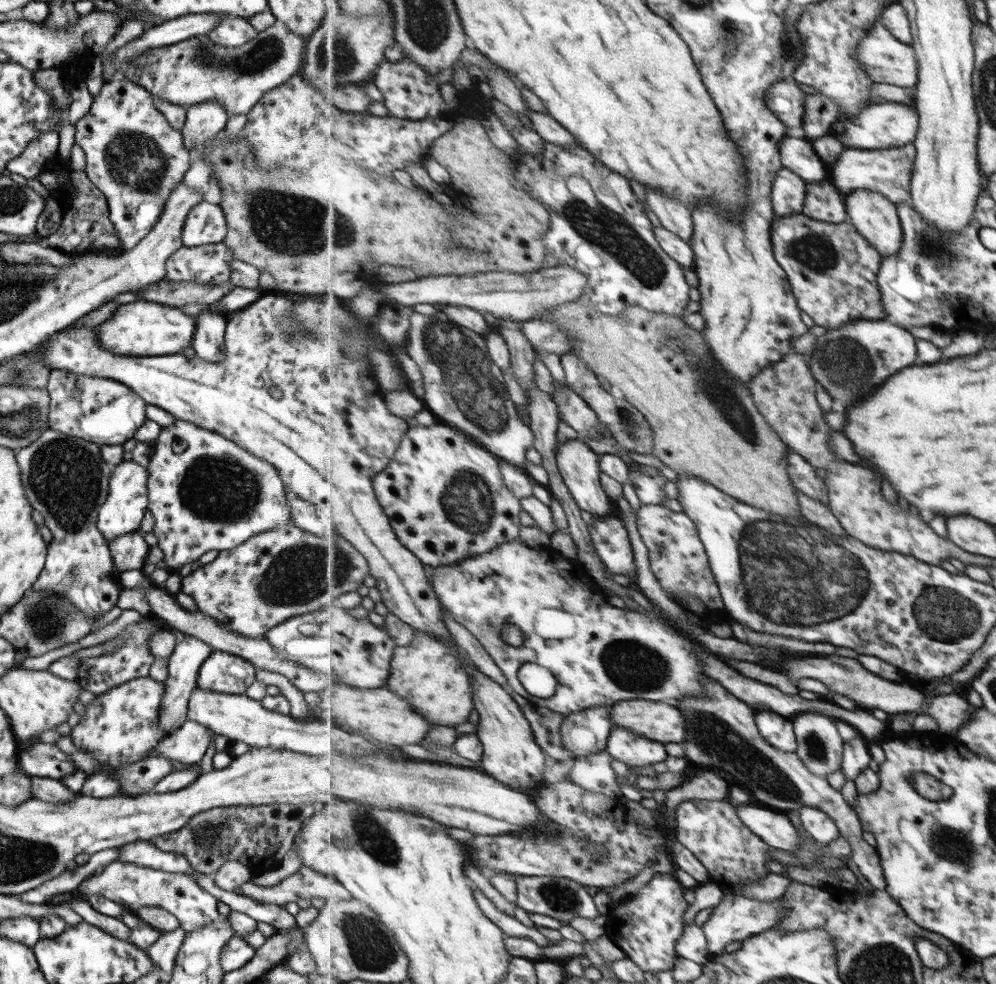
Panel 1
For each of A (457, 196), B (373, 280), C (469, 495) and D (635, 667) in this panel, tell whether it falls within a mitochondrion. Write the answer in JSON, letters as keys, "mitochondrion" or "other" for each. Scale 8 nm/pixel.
{"A":"other","B":"other","C":"mitochondrion","D":"mitochondrion"}

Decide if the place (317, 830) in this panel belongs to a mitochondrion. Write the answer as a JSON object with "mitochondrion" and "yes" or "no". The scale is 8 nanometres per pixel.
{"mitochondrion":"no"}

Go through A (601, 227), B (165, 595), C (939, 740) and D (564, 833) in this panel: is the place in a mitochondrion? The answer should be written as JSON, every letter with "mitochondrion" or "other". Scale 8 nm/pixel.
{"A":"mitochondrion","B":"other","C":"other","D":"other"}

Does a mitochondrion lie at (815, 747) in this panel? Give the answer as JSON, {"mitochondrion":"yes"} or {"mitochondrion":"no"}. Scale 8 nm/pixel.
{"mitochondrion":"yes"}

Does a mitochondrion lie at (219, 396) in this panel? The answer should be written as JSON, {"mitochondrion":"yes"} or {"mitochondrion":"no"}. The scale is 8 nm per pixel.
{"mitochondrion":"no"}

